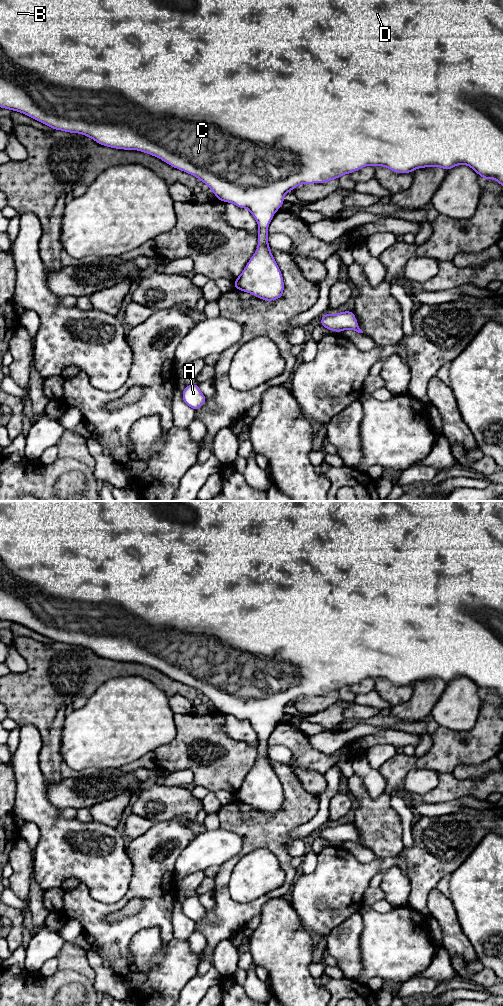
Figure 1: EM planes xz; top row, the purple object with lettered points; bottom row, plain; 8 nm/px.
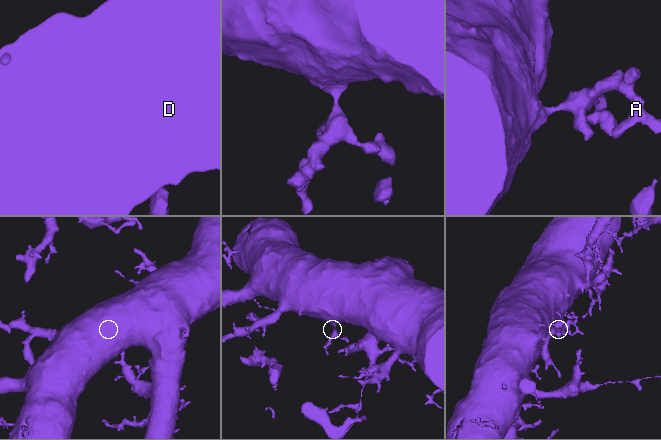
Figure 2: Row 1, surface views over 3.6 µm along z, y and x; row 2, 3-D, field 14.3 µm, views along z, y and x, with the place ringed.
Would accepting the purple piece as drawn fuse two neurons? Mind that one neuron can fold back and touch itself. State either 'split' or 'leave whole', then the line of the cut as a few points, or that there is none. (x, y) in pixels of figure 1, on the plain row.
leave whole | no cut

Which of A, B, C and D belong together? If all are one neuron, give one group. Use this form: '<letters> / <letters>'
A B C D

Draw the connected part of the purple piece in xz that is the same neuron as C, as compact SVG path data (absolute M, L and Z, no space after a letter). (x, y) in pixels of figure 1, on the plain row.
M0 501L0 620L23 625L53 642L83 646L102 658L137 662L157 669L207 696L218 712L248 721L258 735L258 758L233 796L236 802L248 804L264 813L275 813L283 808L284 792L270 763L268 739L274 726L284 716L284 707L300 696L327 695L365 678L383 678L395 685L413 685L418 680L427 679L441 679L448 683L464 676L483 692L495 691L503 698L503 501Z

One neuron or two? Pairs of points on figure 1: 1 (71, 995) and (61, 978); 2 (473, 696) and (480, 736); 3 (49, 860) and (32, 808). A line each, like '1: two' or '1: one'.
1: two
2: two
3: one

